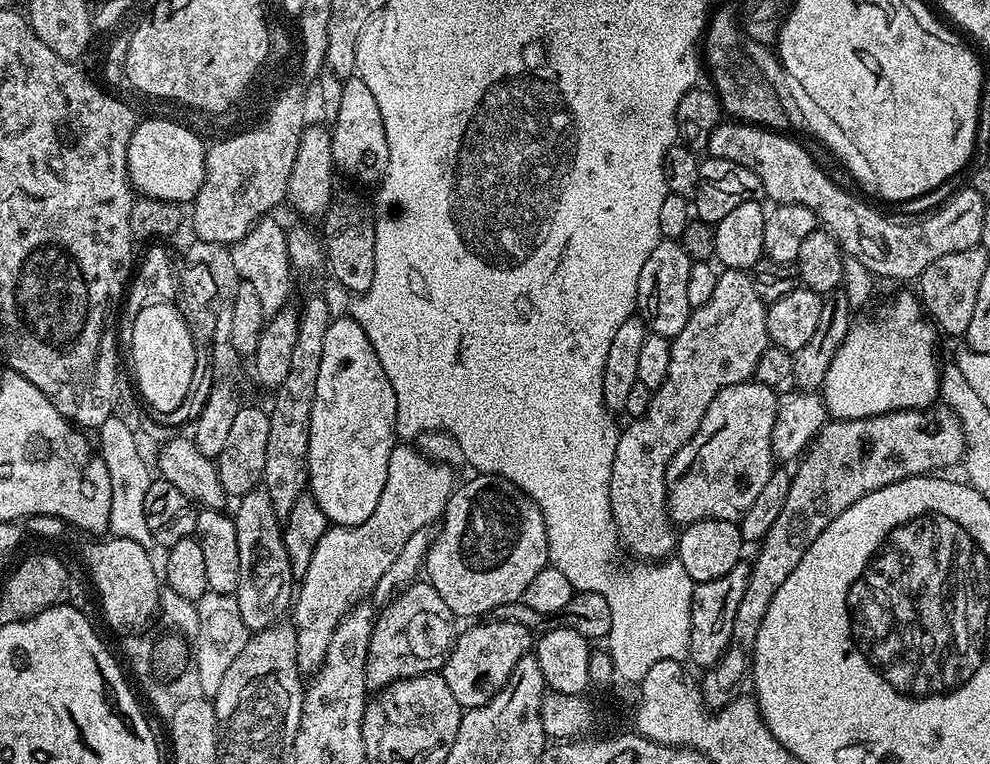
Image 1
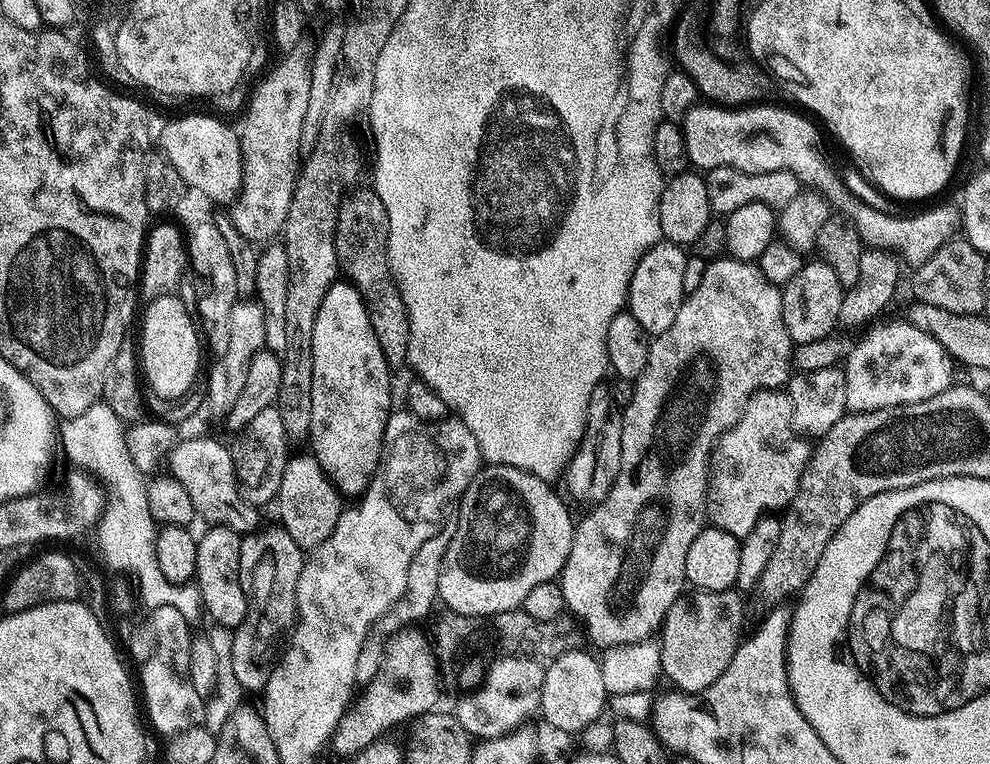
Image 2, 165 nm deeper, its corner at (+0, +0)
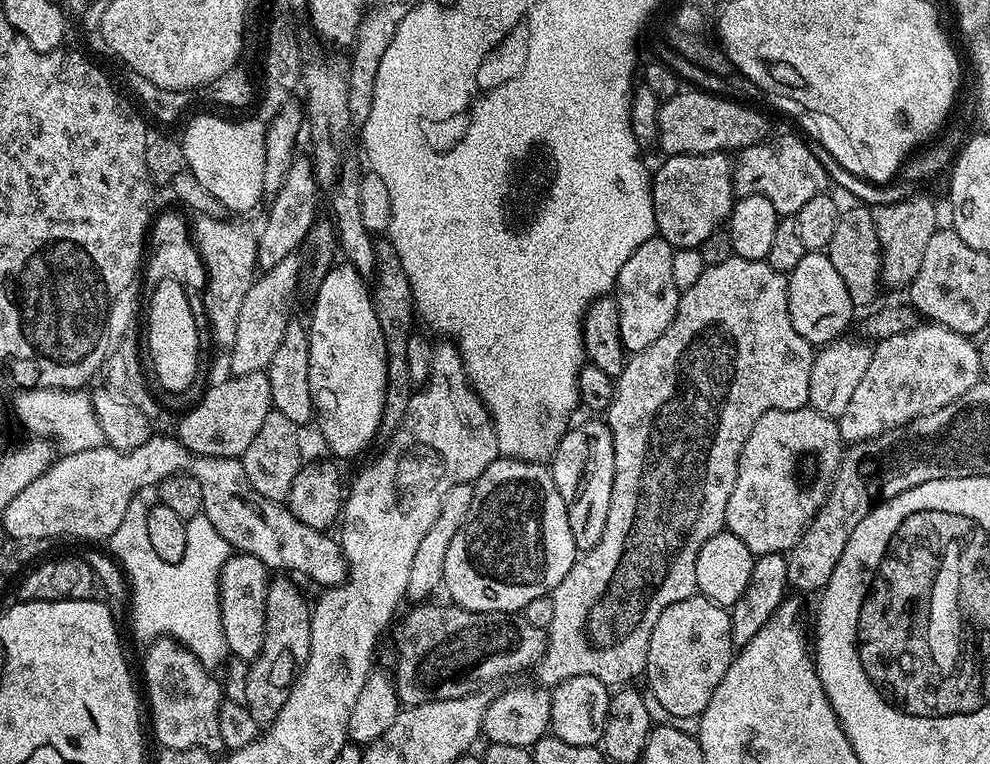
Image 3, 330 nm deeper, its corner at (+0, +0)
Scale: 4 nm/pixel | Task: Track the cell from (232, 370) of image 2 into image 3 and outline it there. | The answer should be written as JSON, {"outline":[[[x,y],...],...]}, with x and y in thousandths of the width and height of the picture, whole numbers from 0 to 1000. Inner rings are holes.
{"outline":[[[296,332],[285,338],[285,343],[281,343],[281,348],[276,351],[268,351],[260,360],[258,369],[253,374],[253,380],[248,380],[248,390],[244,394],[244,406],[240,410],[240,438],[236,442],[236,453],[232,457],[232,465],[234,466],[230,471],[230,476],[234,480],[232,484],[234,492],[247,492],[248,490],[257,490],[258,487],[266,487],[270,483],[273,469],[277,469],[277,462],[281,459],[281,453],[287,450],[287,440],[291,436],[293,428],[293,420],[291,418],[295,414],[295,402],[299,398],[299,381],[303,377],[303,340],[302,334]]]}

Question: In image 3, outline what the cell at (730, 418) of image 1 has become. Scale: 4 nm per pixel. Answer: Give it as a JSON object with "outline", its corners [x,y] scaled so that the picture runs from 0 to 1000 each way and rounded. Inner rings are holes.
{"outline":[[[818,531],[806,537],[778,537],[762,552],[762,563],[747,596],[741,641],[733,657],[734,695],[741,698],[760,721],[761,729],[795,723],[810,704],[817,686],[836,652],[848,599],[855,590],[854,577],[848,573],[848,556],[841,546],[831,545]]]}

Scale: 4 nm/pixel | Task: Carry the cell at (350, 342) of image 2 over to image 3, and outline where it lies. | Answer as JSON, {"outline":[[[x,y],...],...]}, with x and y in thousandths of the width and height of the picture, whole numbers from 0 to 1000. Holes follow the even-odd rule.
{"outline":[[[351,343],[336,344],[322,363],[319,394],[315,398],[315,425],[310,425],[313,453],[313,510],[317,530],[317,555],[323,559],[327,581],[336,592],[336,598],[352,602],[368,592],[376,581],[380,564],[385,564],[387,552],[387,524],[391,513],[391,458],[386,429],[379,414],[377,384],[370,374],[369,363]]]}

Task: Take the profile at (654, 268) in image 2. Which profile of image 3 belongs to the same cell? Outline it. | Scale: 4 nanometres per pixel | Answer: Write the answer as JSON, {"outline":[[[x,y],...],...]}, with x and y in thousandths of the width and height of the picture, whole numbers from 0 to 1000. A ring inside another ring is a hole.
{"outline":[[[664,306],[648,317],[648,322],[632,338],[632,348],[626,351],[620,386],[626,402],[626,436],[631,462],[641,463],[665,448],[685,406],[688,382],[681,374],[680,329],[679,321]]]}

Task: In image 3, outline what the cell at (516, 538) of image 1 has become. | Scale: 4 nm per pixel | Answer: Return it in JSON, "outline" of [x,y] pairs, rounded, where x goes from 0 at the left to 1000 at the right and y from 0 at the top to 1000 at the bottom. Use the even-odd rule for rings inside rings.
{"outline":[[[502,599],[477,634],[479,657],[451,724],[447,768],[457,779],[456,789],[476,801],[524,802],[539,783],[555,779],[581,741],[584,719],[576,699],[572,657],[561,636],[557,616],[548,606],[536,602]]]}

